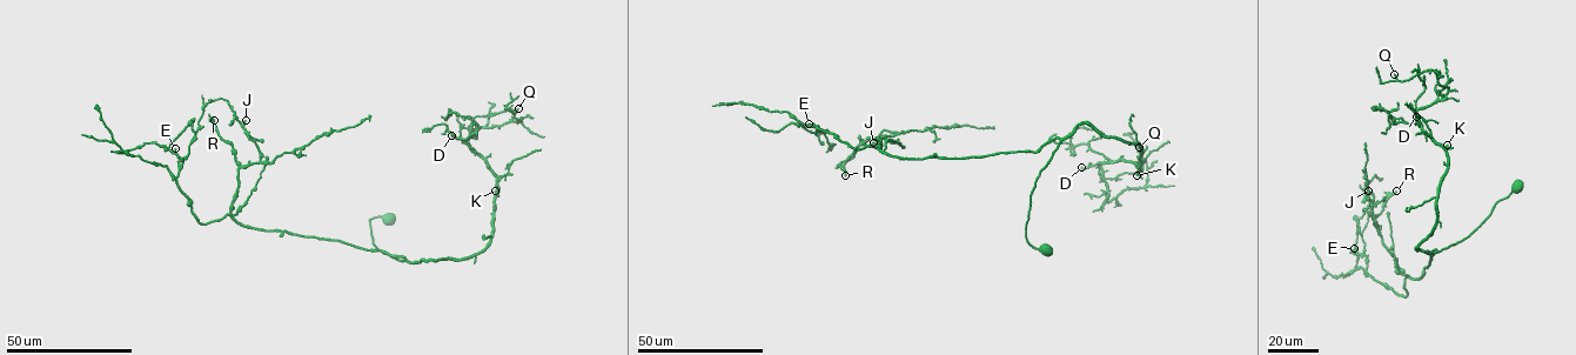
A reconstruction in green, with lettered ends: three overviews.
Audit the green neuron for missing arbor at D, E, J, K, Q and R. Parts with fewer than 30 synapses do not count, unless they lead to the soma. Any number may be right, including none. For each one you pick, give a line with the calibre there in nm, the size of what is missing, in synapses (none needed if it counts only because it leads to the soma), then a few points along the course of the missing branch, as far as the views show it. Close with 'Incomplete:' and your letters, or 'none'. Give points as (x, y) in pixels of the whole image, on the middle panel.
R: 240 nm thick; about 50 synapses; missing branch runs (845, 175), (844, 182), (826, 189), (800, 195), (797, 192)
Incomplete: R

